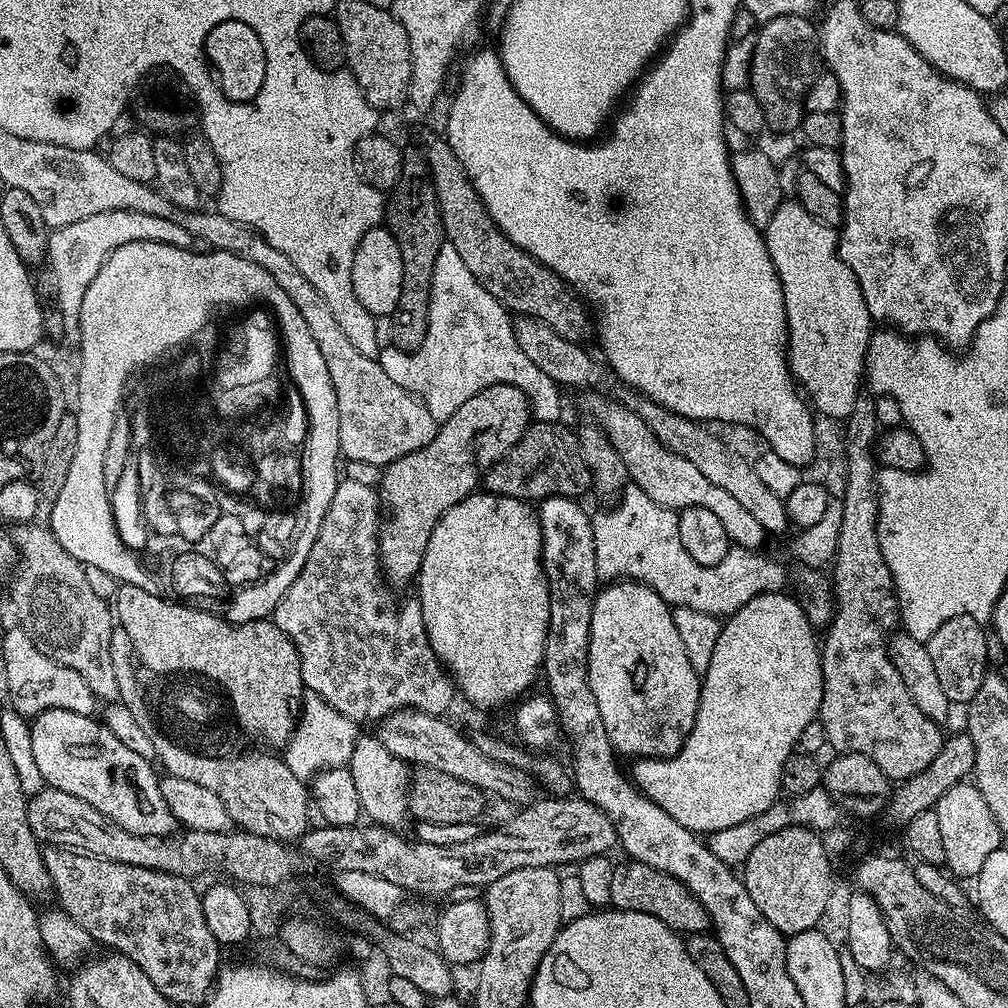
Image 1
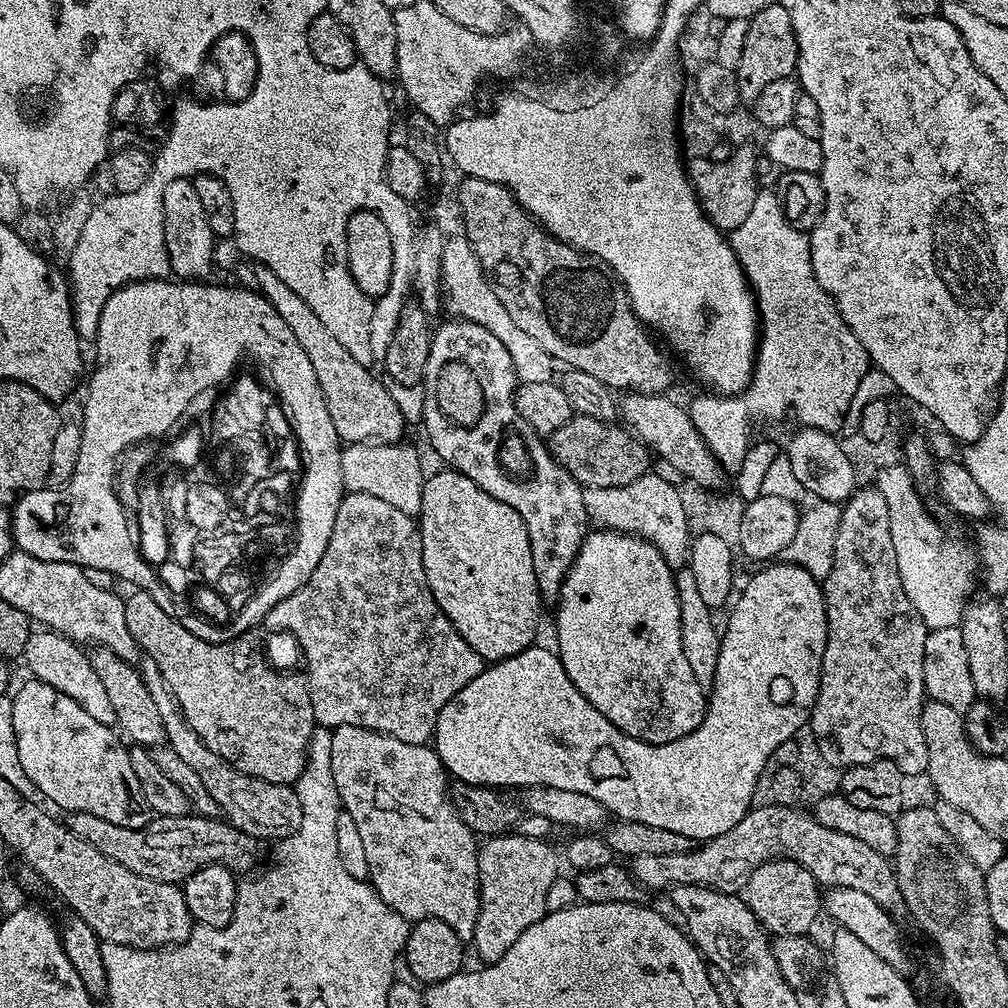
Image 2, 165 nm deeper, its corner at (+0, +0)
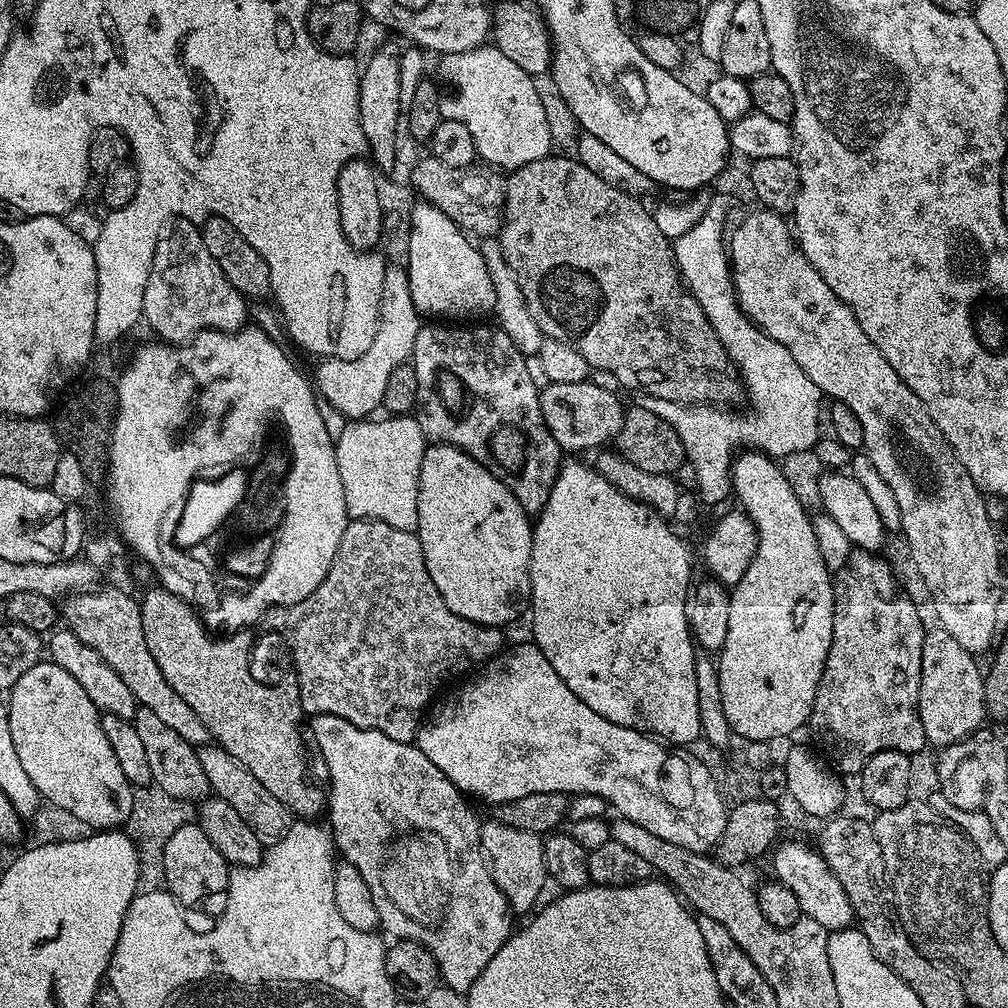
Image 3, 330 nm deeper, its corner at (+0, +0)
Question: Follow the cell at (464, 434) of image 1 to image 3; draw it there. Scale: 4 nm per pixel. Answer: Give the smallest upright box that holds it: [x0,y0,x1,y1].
[540,379,625,454]

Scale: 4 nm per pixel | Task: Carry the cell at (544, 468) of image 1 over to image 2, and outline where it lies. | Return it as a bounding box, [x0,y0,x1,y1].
[546,415,653,488]

